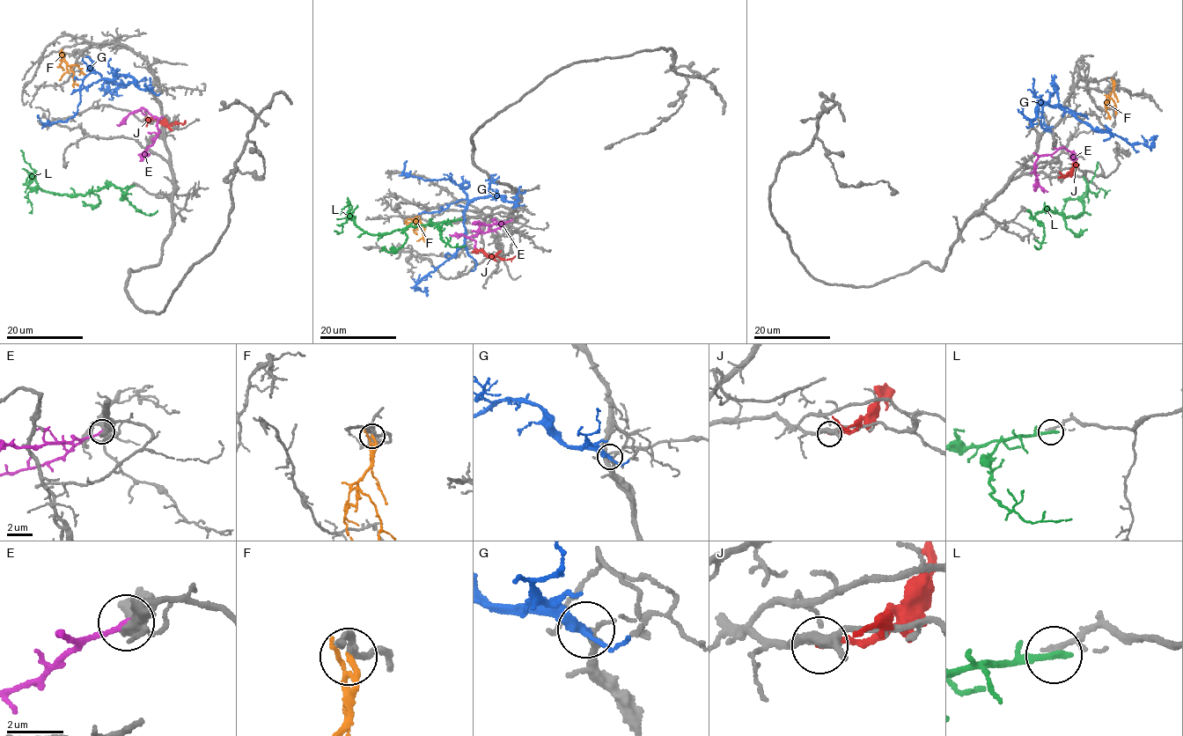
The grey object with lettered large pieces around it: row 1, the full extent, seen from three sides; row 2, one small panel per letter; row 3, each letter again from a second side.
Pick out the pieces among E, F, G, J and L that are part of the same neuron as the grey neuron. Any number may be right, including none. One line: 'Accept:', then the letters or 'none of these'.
Accept: G

